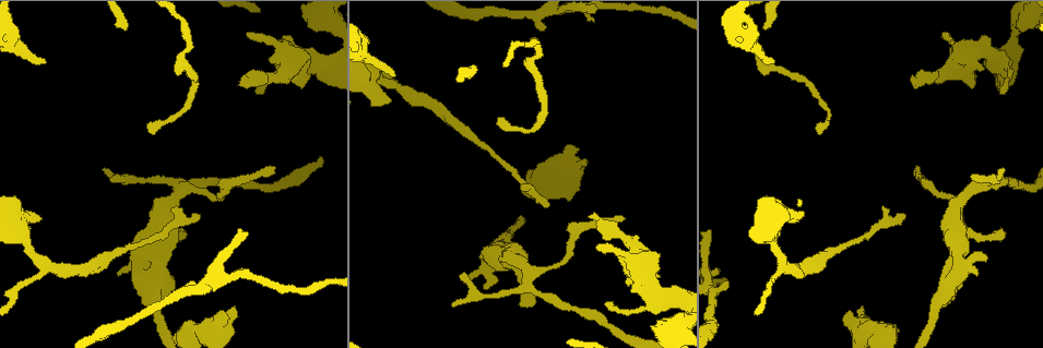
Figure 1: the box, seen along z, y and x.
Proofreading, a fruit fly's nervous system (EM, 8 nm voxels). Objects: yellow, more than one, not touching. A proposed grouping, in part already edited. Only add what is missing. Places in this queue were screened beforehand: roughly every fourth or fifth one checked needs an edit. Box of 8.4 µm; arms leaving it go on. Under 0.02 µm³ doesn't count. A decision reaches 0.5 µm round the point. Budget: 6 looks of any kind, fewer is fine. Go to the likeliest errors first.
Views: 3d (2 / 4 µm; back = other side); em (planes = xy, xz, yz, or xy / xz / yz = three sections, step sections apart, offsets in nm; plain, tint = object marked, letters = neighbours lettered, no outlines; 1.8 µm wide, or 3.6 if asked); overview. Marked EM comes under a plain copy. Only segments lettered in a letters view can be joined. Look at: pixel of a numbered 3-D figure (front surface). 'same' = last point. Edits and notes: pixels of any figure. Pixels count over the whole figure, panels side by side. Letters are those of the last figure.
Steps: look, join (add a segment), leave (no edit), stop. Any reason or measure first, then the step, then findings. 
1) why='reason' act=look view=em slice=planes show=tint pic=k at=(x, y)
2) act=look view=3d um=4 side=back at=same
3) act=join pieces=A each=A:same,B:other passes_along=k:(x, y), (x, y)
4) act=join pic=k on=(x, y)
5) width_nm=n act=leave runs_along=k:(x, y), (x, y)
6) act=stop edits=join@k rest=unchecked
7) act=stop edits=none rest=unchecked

why='free end' act=look view=3d um=4 pic=1 at=(773, 61)

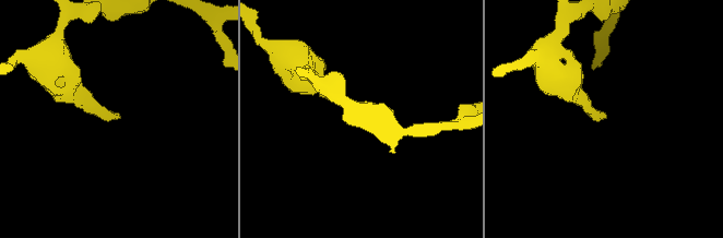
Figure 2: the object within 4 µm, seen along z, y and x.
why='shape alone is not enough' act=look view=em slice=planes show=tint pic=2 at=(119, 116)

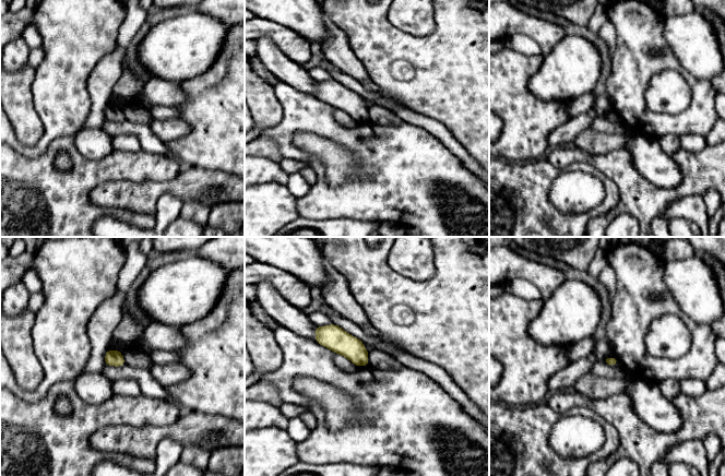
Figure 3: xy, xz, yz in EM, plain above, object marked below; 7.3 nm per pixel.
act=look view=em slice=planes show=letters at=same

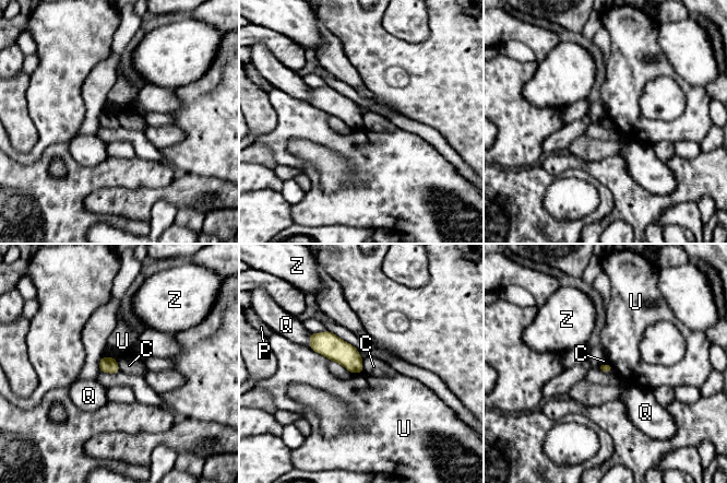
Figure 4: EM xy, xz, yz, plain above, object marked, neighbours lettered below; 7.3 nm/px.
act=leave each=C:other,P:other,Q:other,U:other,Z:other border=4:(361, 358), (364, 370) found='no lettered segment goes on from it'

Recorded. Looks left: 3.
why='free end' act=look view=3d um=2 pic=1 at=(191, 280)

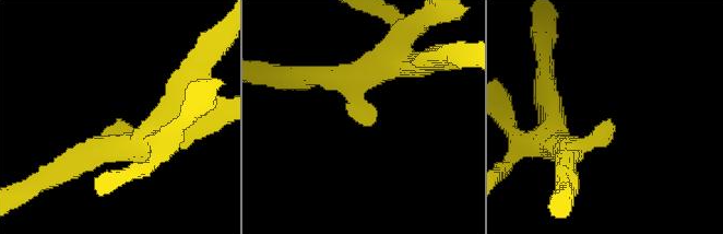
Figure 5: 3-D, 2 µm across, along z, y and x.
arm_widths_nm=200,320 act=look view=em slice=planes show=letters pic=5 at=(610, 124)

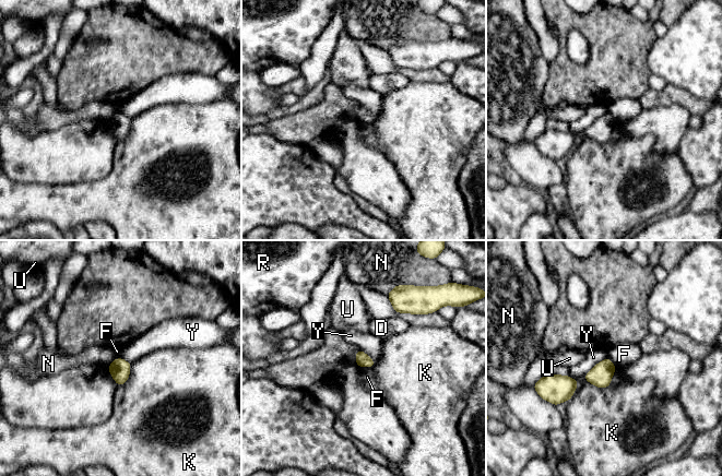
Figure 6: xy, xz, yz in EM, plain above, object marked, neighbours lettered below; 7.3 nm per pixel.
longest_contact=Y:240nm act=leave each=D:other,F:other,K:other,N:other,R:other,U:other,Y:other border=6:(359, 366), (371, 368) found='no lettered segment goes on from it'

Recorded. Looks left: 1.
act=stop edits=none rest=unchecked

